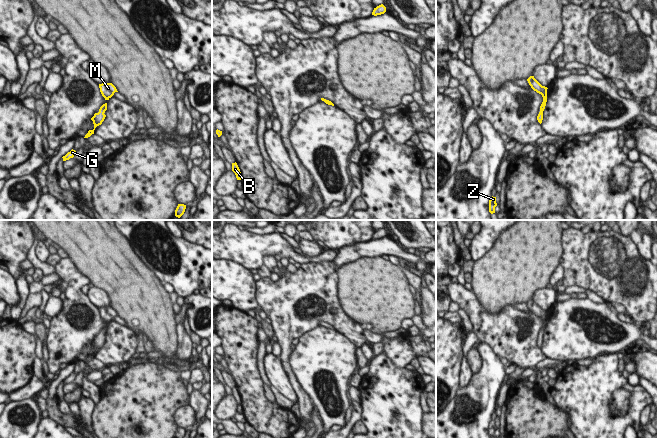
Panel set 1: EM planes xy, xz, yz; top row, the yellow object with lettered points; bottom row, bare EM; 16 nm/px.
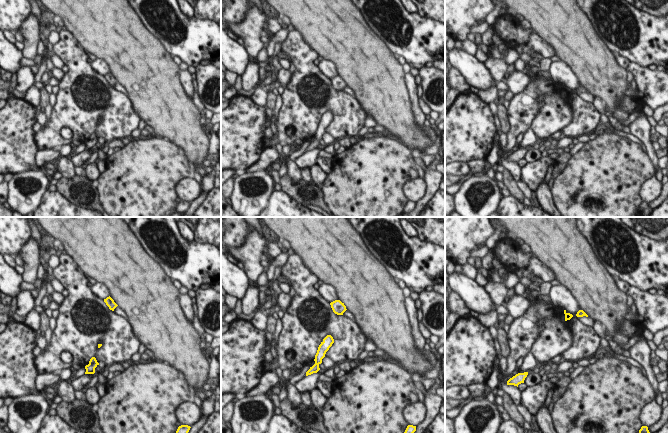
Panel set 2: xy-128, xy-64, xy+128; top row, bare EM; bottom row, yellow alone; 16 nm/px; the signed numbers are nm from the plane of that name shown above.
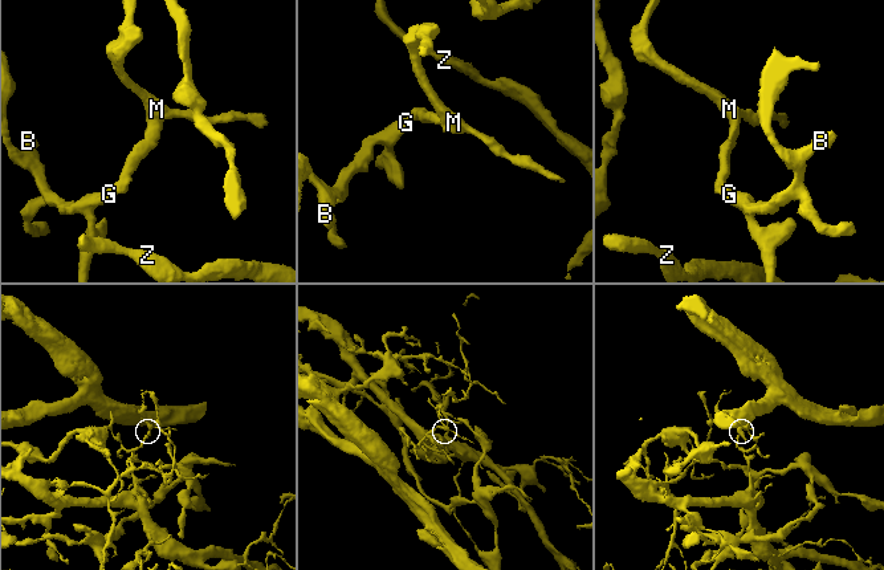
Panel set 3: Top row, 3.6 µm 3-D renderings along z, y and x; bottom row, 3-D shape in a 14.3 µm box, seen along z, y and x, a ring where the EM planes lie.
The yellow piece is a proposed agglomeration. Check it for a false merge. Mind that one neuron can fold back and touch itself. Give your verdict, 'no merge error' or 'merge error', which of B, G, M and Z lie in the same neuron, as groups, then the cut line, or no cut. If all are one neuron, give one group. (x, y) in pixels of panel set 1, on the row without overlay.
no merge error; groups B G M Z; cut none

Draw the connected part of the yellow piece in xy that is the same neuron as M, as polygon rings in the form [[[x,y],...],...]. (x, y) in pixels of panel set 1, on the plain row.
[[[112,307],[99,308],[100,316],[105,324],[109,324],[115,316],[118,316],[116,311]]]

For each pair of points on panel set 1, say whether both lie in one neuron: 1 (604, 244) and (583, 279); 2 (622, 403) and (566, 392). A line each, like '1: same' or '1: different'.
1: same
2: same

